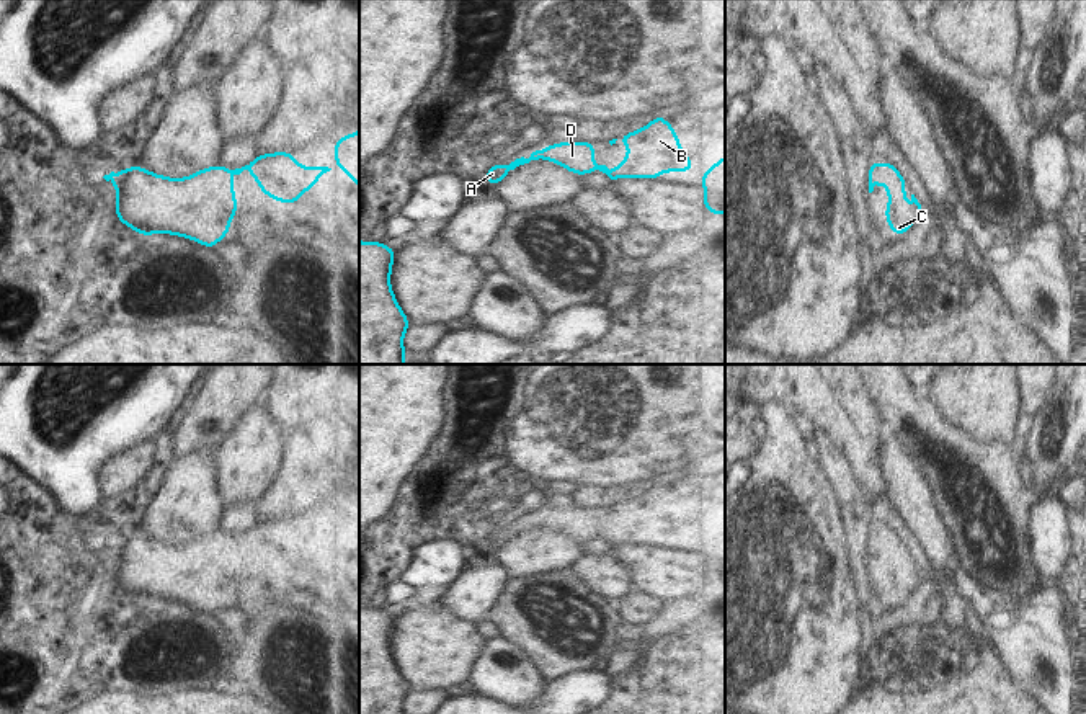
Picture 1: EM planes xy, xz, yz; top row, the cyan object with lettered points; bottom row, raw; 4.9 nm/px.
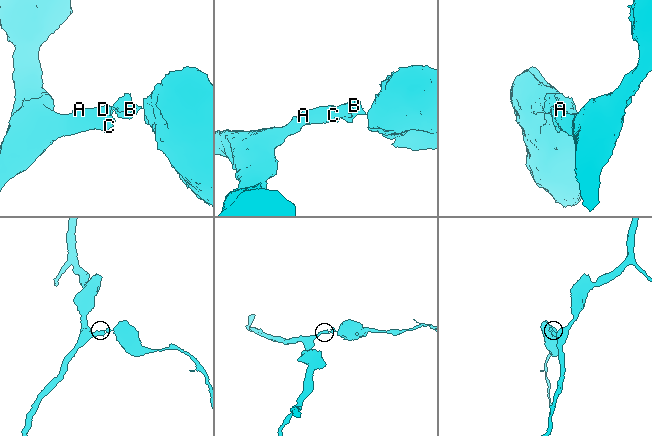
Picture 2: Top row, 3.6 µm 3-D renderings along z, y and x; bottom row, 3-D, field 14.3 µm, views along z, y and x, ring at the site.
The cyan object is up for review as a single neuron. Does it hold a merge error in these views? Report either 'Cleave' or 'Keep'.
Keep.

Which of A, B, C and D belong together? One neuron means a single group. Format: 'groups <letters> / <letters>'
groups A B C D

